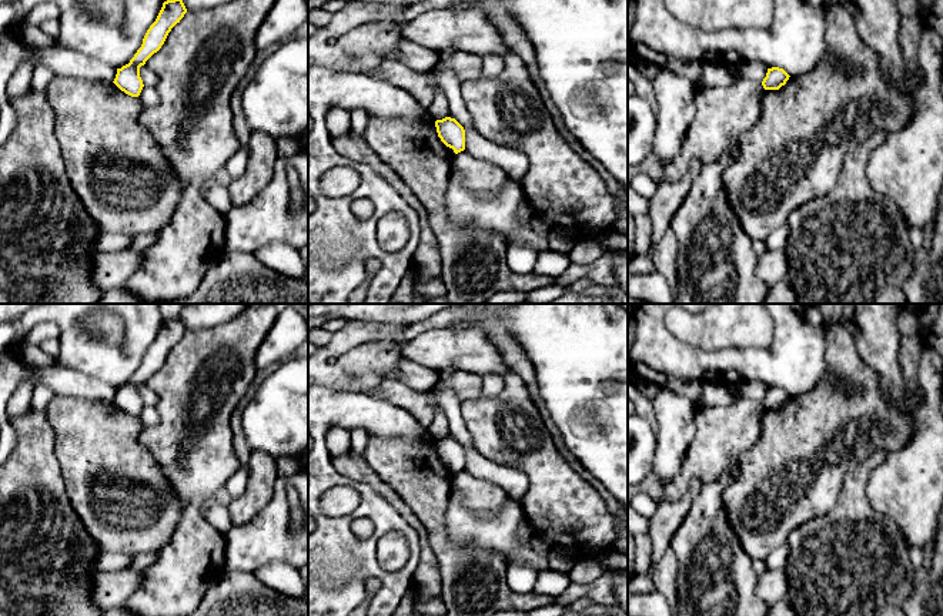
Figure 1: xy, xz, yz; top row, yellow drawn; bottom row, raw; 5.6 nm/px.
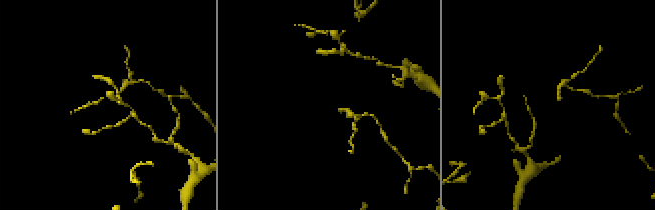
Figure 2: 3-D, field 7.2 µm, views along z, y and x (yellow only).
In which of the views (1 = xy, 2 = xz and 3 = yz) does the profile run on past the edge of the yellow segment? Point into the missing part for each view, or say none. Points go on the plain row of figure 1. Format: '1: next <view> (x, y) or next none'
1: next none
2: next none
3: next none

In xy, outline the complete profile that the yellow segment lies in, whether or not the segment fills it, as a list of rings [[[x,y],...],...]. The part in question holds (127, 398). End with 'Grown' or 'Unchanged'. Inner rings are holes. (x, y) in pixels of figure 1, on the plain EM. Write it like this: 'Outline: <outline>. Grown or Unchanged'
Outline: [[[180,317],[167,319],[156,338],[147,349],[141,366],[137,369],[128,384],[117,388],[114,404],[131,416],[138,416],[144,404],[140,396],[140,386],[157,372],[164,364],[171,348],[180,342],[187,332],[187,328]]]. Unchanged

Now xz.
Outline: [[[455,438],[437,439],[435,446],[441,461],[452,468],[455,473],[465,469],[465,449]]]. Unchanged

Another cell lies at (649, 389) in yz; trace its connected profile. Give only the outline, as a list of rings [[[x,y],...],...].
[[[641,381],[636,384],[639,391],[651,401],[655,399],[655,396],[658,395],[658,392],[661,391],[662,384],[652,384],[652,382],[646,382],[646,381]]]

